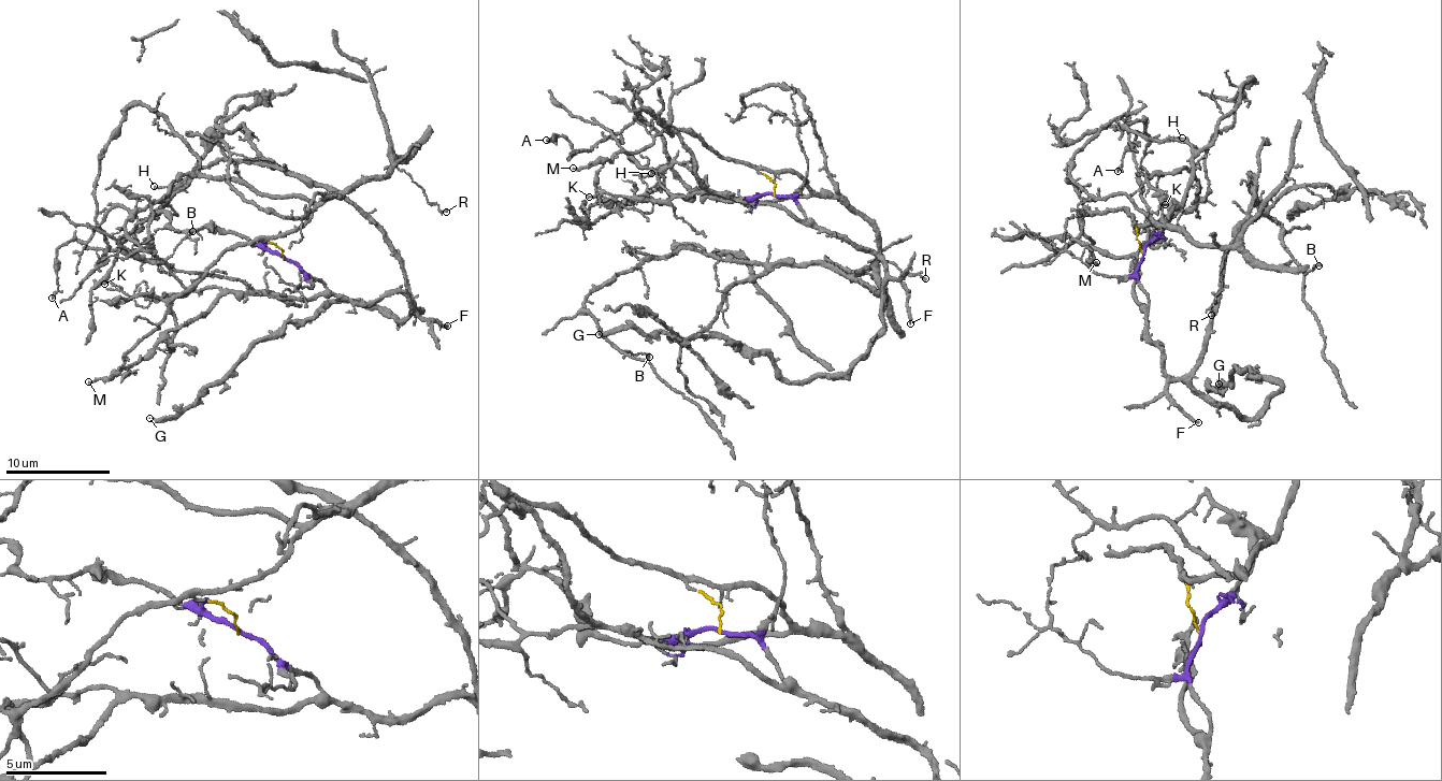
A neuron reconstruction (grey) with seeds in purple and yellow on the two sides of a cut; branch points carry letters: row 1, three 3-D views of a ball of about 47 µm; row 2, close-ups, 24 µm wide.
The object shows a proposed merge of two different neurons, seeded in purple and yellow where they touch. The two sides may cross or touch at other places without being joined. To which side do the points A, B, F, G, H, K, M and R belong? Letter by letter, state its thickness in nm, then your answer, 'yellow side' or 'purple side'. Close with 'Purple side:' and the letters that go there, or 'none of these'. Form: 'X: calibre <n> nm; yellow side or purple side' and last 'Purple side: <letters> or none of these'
A: calibre 180 nm; yellow side
B: calibre 140 nm; purple side
F: calibre 190 nm; purple side
G: calibre 240 nm; purple side
H: calibre 110 nm; yellow side
K: calibre 120 nm; purple side
M: calibre 140 nm; yellow side
R: calibre 120 nm; yellow side
Purple side: B, F, G, K

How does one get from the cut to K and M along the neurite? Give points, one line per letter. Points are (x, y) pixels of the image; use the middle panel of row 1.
K: (774, 194), (794, 200), (809, 222), (776, 203), (734, 201), (717, 192), (644, 200), (588, 198)
M: (774, 194), (775, 185), (766, 175), (673, 128), (646, 146), (617, 155), (611, 161), (572, 169)

